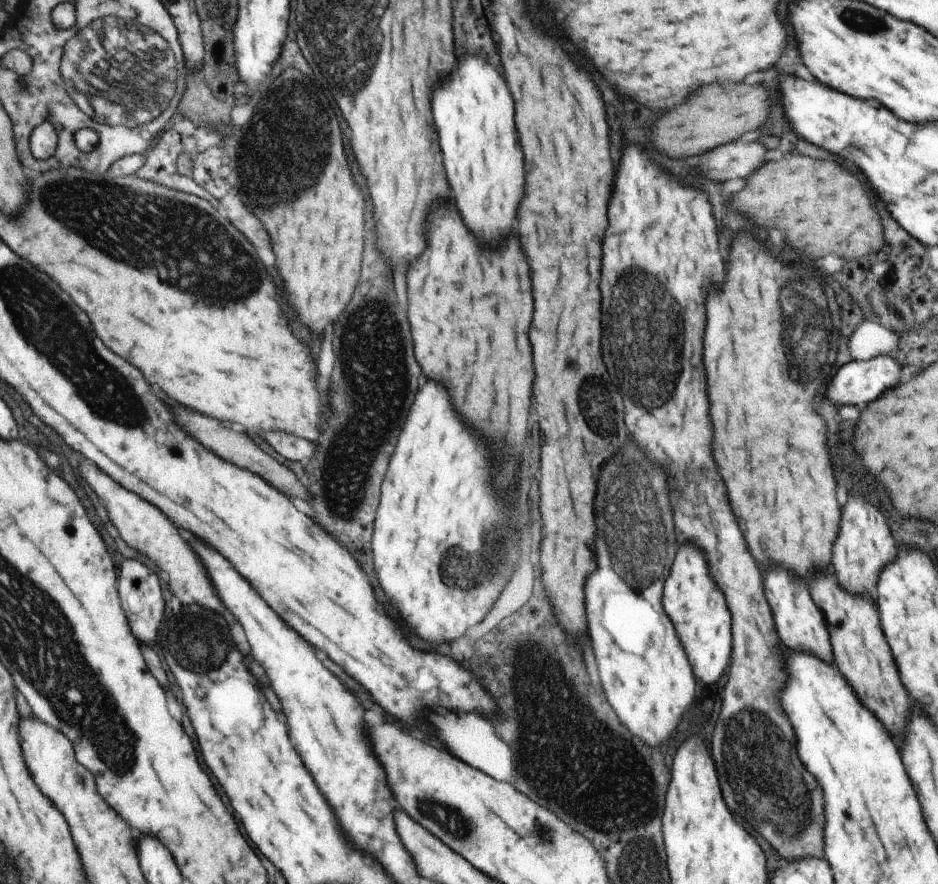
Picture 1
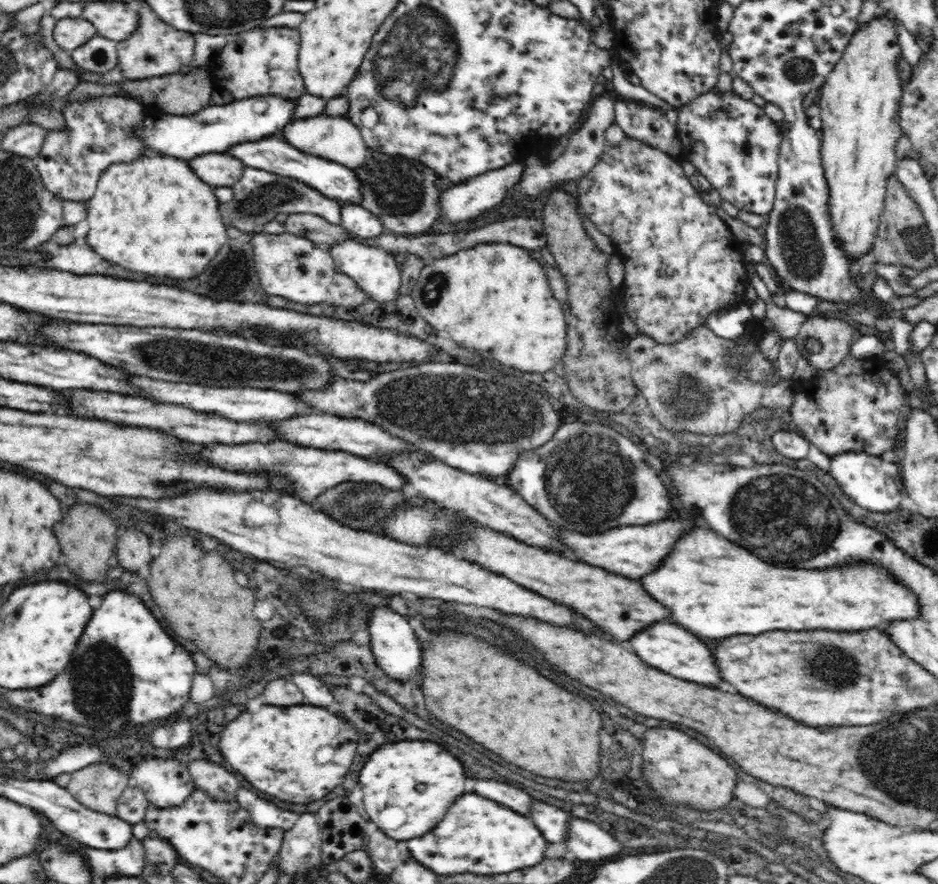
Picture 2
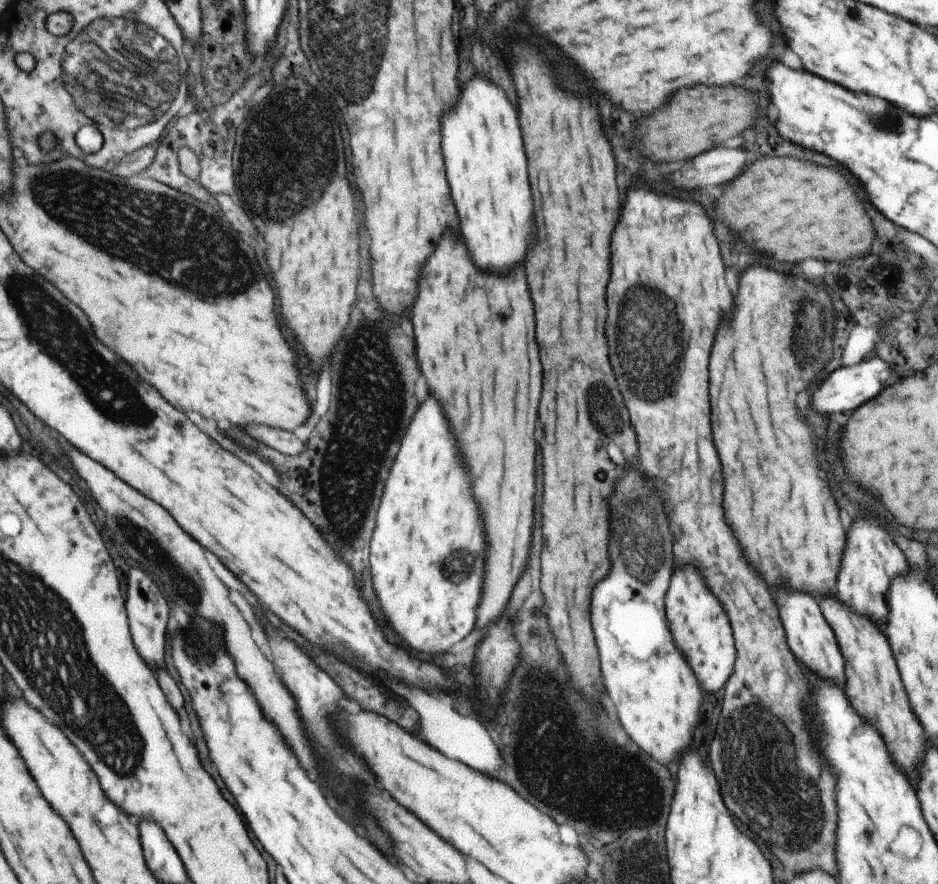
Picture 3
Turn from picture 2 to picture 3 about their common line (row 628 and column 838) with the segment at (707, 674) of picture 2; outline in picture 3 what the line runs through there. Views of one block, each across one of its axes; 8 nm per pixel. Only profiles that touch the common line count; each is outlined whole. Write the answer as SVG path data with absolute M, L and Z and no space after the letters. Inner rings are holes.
M780 590L778 592L778 606L780 606L780 618L782 618L782 624L784 624L784 630L786 630L786 640L788 640L788 646L792 648L792 652L796 654L796 658L808 666L816 676L820 678L826 678L838 686L844 686L846 684L846 676L844 676L844 658L840 654L840 648L838 648L838 642L836 642L836 636L832 632L832 628L828 626L828 622L824 620L822 612L820 612L820 606L818 602L808 596L808 594L802 594L802 592L784 592Z

